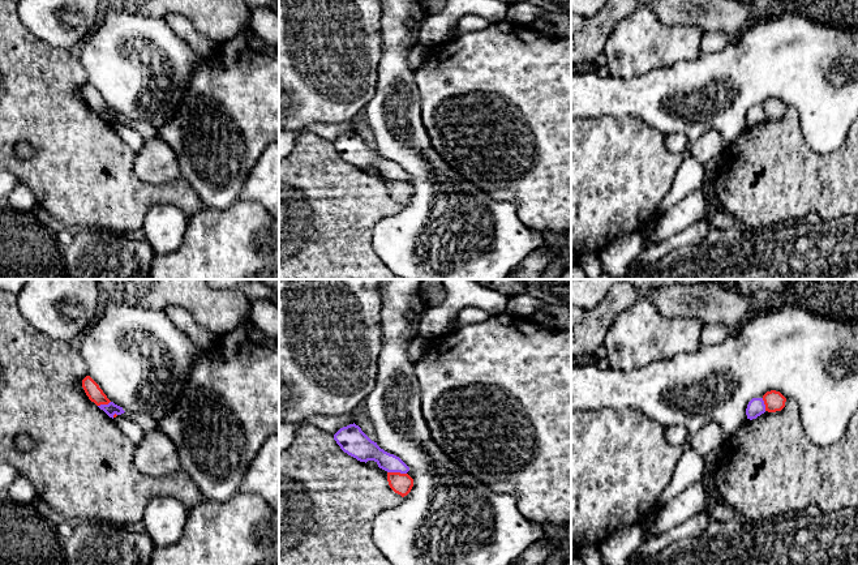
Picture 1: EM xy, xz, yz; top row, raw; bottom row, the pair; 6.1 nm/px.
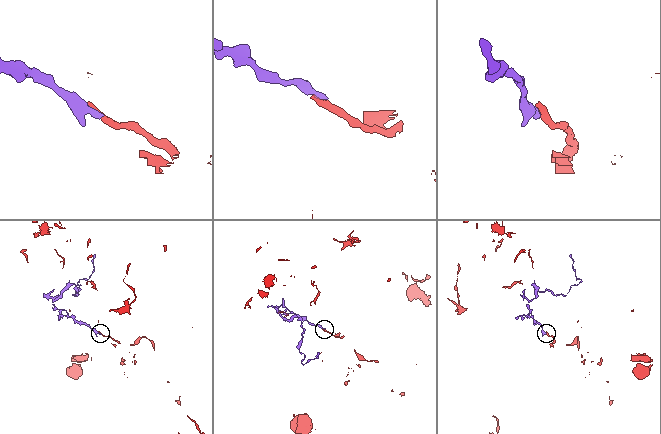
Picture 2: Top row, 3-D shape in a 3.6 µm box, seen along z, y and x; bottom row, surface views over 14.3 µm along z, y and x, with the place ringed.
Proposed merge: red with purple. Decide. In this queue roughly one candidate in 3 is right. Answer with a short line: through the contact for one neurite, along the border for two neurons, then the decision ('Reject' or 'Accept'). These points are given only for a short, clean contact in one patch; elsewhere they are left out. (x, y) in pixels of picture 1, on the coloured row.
Line: xz (387, 471), (406, 474). Reject

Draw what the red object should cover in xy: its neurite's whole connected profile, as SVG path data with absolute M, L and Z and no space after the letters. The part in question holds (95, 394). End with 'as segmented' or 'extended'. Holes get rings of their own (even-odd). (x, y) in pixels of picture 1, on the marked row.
M86 376L82 380L82 388L89 399L94 402L96 406L108 405L111 402L103 393L103 390L99 388L99 385L90 376Z; as segmented

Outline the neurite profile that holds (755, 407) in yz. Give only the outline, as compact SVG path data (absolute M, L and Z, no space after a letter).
M752 398L746 408L747 419L752 420L765 412L765 405L763 398Z

